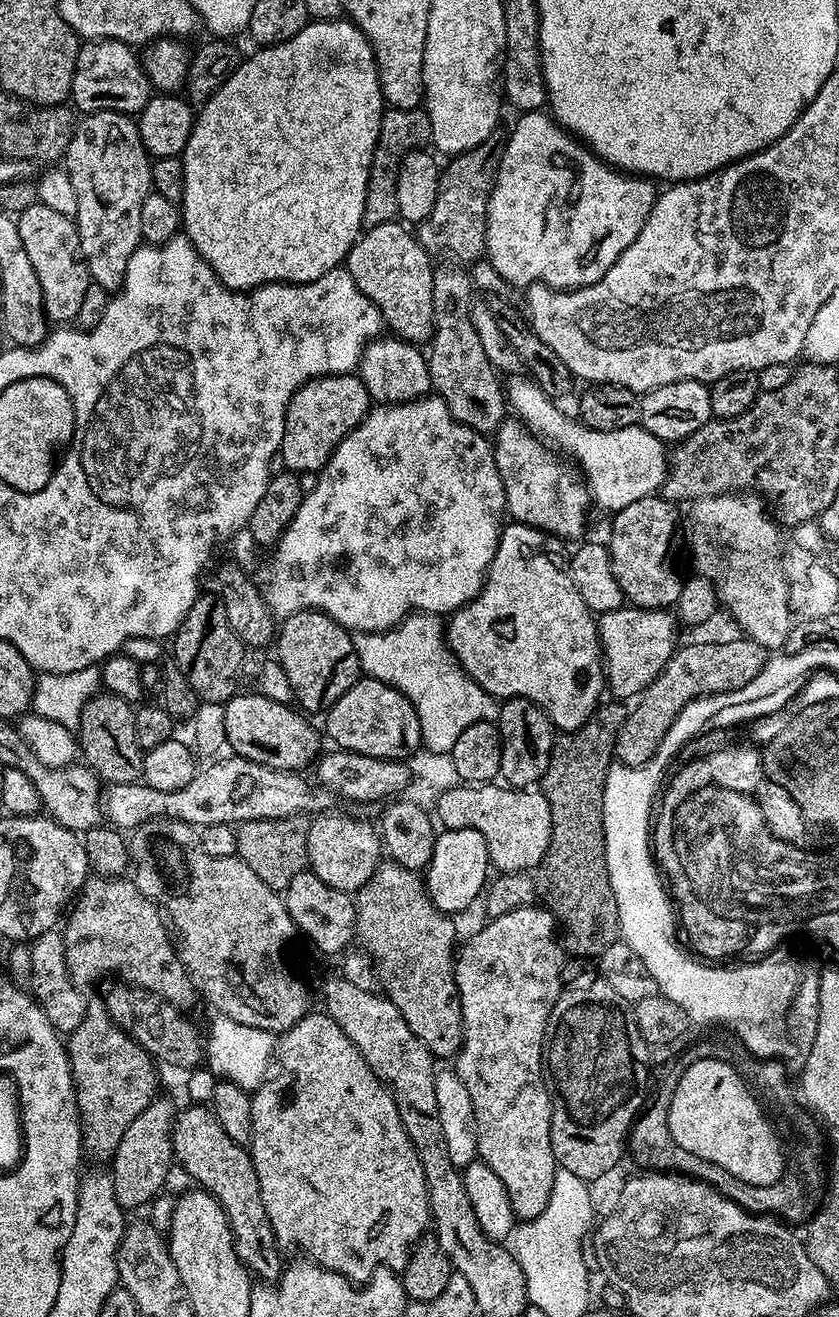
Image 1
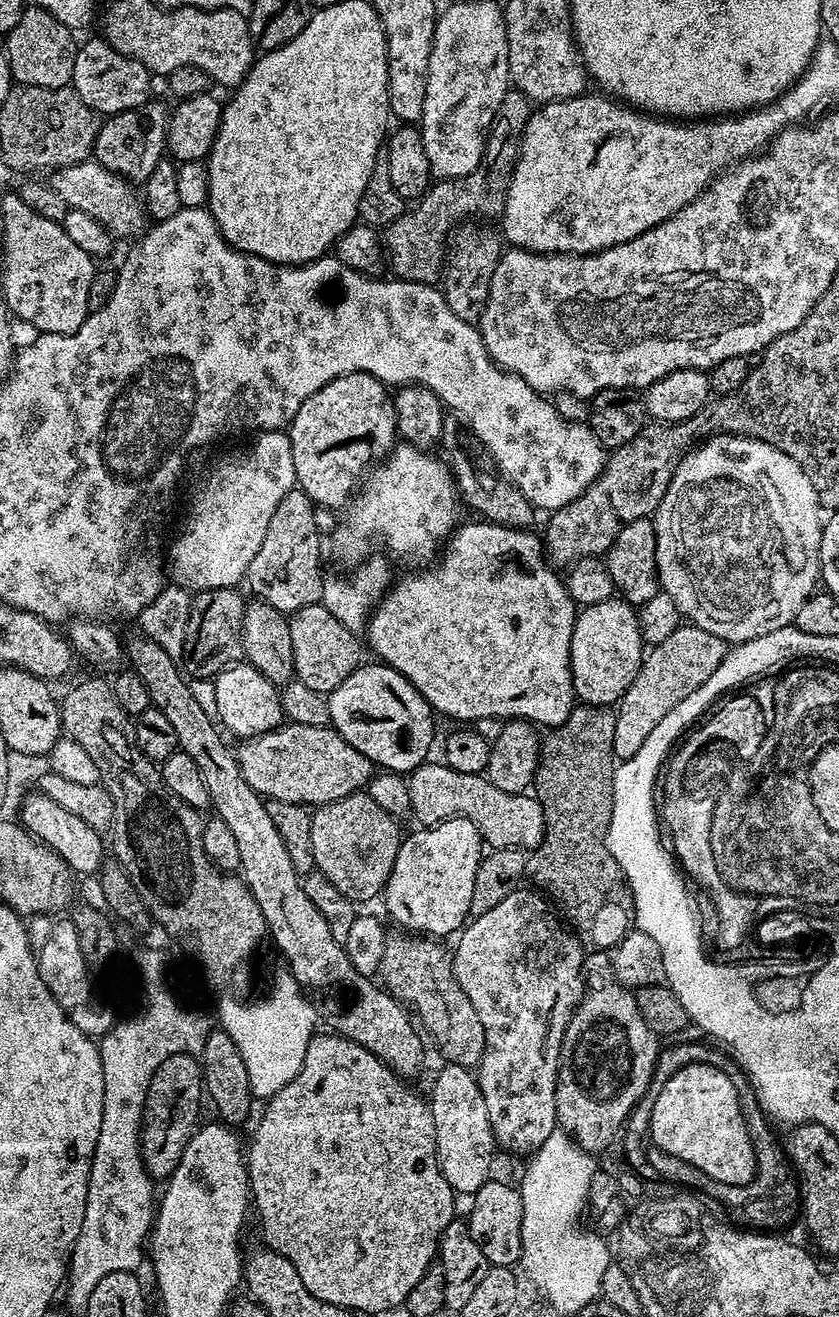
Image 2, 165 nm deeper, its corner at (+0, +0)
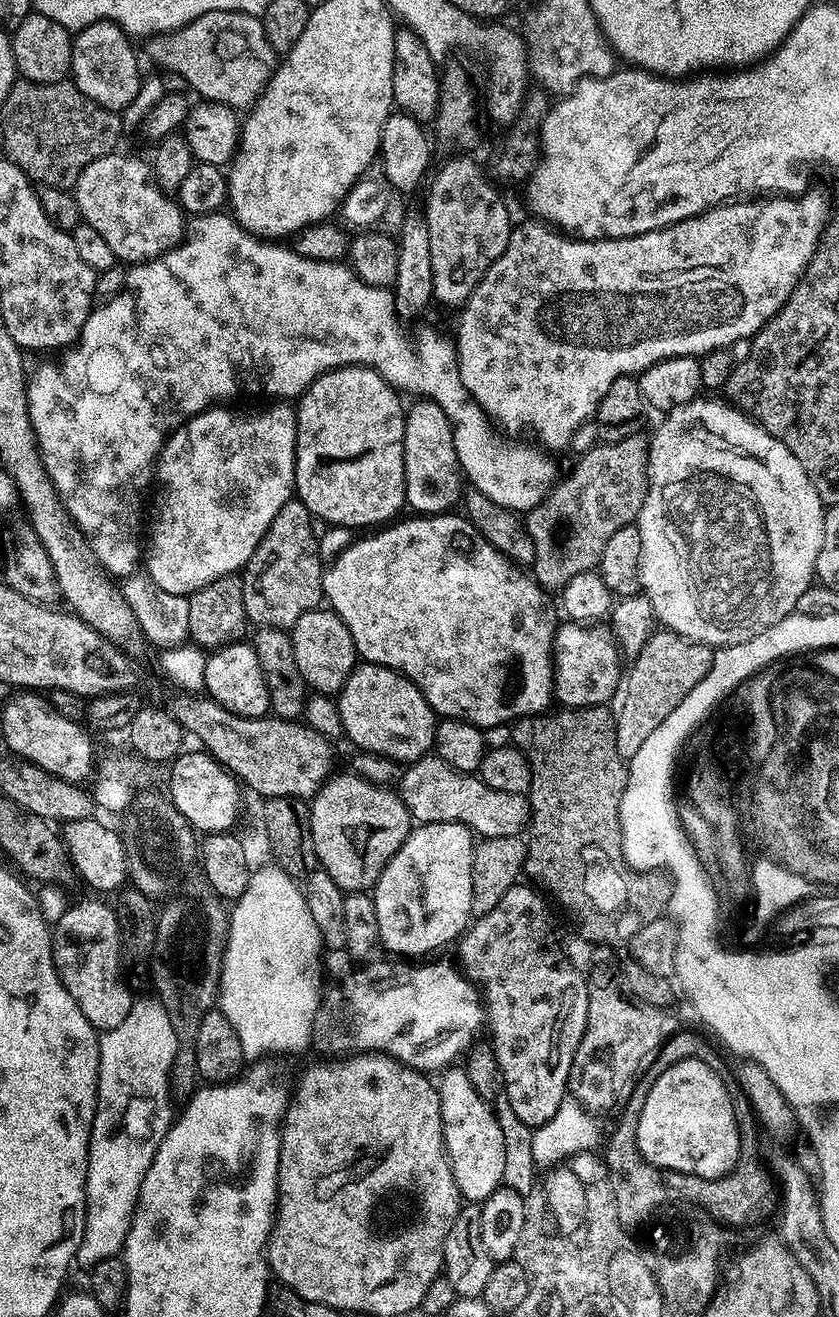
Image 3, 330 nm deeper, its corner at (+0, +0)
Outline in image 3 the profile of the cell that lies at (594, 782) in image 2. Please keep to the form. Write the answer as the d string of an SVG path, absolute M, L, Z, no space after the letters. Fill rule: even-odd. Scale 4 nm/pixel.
M608 704L559 711L522 716L512 724L512 744L523 752L532 771L532 785L526 793L530 815L526 829L528 856L524 860L524 872L529 881L537 880L532 882L541 889L549 888L580 918L587 918L591 912L627 909L632 888L636 888L636 896L640 896L640 892L648 892L648 884L632 880L633 868L626 862L622 850L620 807L622 794L628 785L628 765L622 754L618 754L616 713ZM608 876L620 876L620 880L608 888Z

